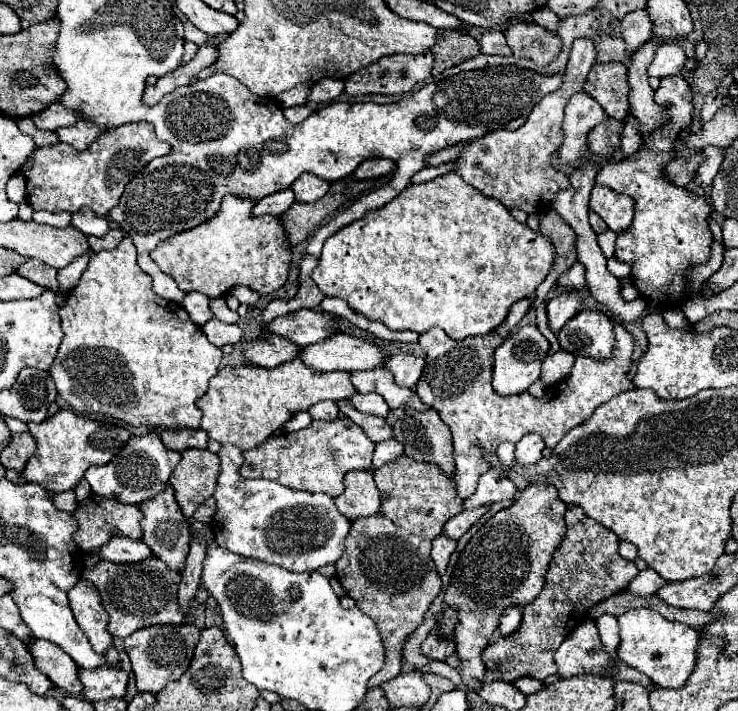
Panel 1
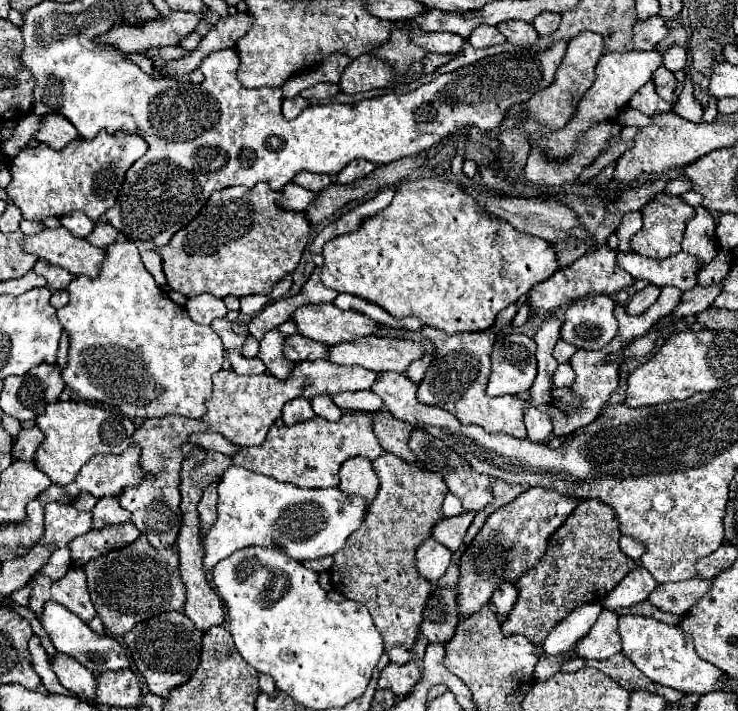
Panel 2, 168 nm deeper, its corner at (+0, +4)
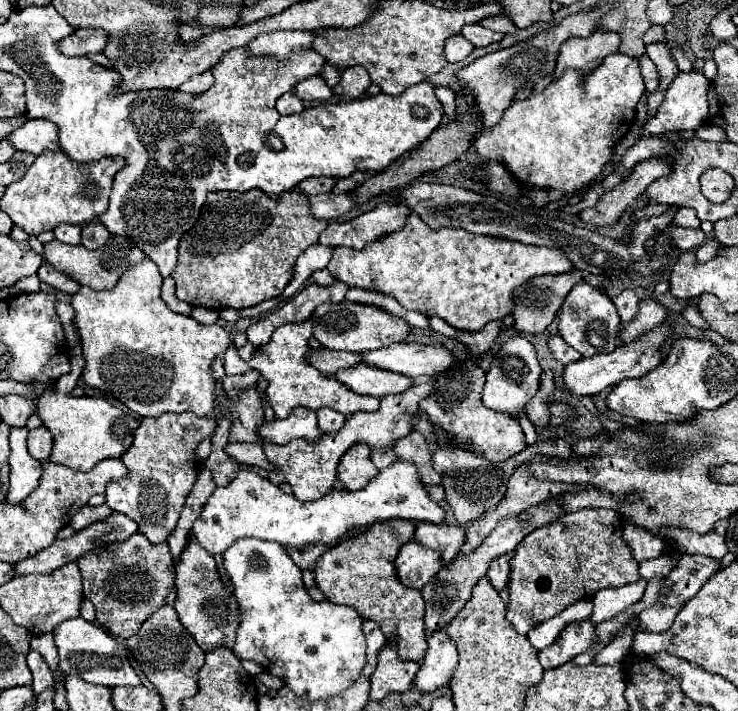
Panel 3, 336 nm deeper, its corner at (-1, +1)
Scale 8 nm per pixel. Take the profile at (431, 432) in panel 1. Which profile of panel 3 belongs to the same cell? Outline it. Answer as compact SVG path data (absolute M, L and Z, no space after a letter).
M557 438L554 441L546 441L541 444L533 443L527 449L523 449L521 453L517 453L515 457L511 457L507 461L501 461L501 463L491 463L485 457L479 457L479 455L463 451L463 449L439 449L439 447L433 449L431 461L435 465L435 471L443 475L445 497L447 497L447 503L451 505L451 509L455 511L457 523L459 525L469 525L471 521L481 517L491 507L497 507L497 503L505 497L507 481L513 475L515 467L521 465L523 461L531 459L535 453L567 459L571 455L571 448L563 438Z

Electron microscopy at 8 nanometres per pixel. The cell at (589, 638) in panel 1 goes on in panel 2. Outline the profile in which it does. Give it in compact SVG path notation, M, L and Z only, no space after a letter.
M598 602L592 604L582 604L576 610L572 610L562 622L558 622L546 640L542 642L544 654L562 654L562 652L572 652L576 642L588 634L592 624L596 622L598 614L602 612L602 606Z

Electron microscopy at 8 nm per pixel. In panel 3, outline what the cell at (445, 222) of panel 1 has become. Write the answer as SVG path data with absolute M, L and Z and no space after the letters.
M409 213L403 229L383 235L365 245L365 249L351 249L351 247L337 247L333 257L327 265L329 273L337 279L347 283L349 287L377 291L389 297L395 297L405 309L425 313L427 317L439 317L455 329L461 331L479 331L487 323L495 319L503 319L511 313L511 305L515 305L511 293L519 285L539 277L539 275L557 275L567 273L573 269L571 261L559 251L549 247L533 247L523 245L519 241L499 239L491 235L475 235L467 233L465 229L431 229L417 213Z

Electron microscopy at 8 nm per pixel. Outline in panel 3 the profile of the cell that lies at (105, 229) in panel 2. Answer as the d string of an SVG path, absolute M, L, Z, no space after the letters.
M91 221L83 227L83 237L81 237L81 243L87 247L87 249L99 249L107 239L111 237L111 233L107 231L105 225L101 225L99 221Z

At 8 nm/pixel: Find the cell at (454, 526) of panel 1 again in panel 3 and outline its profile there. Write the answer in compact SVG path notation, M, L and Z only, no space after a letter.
M417 523L417 531L415 531L415 541L419 541L429 549L439 551L443 557L443 563L451 563L459 555L465 539L467 539L467 533L461 525Z

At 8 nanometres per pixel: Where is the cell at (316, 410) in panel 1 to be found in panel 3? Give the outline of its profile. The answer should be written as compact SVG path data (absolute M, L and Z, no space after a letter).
M321 407L317 411L317 419L319 419L319 429L323 433L333 433L333 431L339 431L345 423L345 415L341 415L339 411L333 411L329 407Z

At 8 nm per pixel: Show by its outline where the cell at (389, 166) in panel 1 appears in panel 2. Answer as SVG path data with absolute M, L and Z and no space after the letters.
M354 160L354 162L350 162L350 164L336 176L336 182L338 182L338 184L352 184L352 182L356 182L358 178L364 178L366 174L370 174L374 168L376 168L376 164L372 164L372 162Z

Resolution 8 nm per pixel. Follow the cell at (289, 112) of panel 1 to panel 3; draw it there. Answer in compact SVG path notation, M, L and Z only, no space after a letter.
M285 93L285 95L281 95L279 101L277 101L277 111L279 111L281 115L299 113L299 111L303 111L303 109L305 109L305 107L303 107L303 101L301 101L299 97L295 97L293 93Z

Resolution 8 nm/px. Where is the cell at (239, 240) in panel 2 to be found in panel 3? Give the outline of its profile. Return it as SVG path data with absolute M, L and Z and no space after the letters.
M259 189L245 193L237 191L215 191L207 195L207 201L201 209L197 223L181 237L177 267L171 273L177 287L177 297L193 307L203 305L209 309L245 309L261 301L277 297L293 277L293 267L297 257L313 243L317 243L321 231L327 227L327 221L315 219L309 211L307 195L287 191L279 199L271 199Z

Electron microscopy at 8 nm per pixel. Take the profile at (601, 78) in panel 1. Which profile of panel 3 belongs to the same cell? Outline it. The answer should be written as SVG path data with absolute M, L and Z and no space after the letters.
M689 71L689 73L679 73L673 83L667 87L667 95L665 101L659 105L657 115L651 117L651 121L647 121L643 125L643 131L651 133L651 135L663 135L663 131L669 129L695 129L701 123L707 121L707 89L709 89L709 81L701 71Z

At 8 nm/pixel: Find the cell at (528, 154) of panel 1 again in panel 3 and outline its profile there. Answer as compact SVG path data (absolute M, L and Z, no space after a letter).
M595 31L587 39L569 39L561 45L561 53L557 59L555 75L553 79L557 81L565 69L575 69L581 77L591 73L593 69L599 67L599 63L611 55L617 53L621 39L617 33L605 33L605 31Z

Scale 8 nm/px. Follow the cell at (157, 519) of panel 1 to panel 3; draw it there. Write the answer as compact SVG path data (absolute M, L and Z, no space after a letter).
M193 413L183 415L161 415L147 417L133 433L131 447L123 453L121 461L127 465L129 473L125 479L113 481L107 485L105 503L117 511L127 515L139 525L139 531L147 535L151 543L163 543L177 527L181 507L195 483L197 477L197 461L195 447L215 433L215 419L197 417Z

